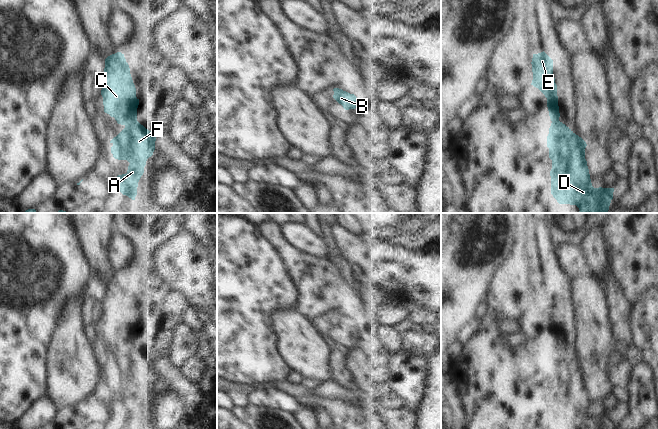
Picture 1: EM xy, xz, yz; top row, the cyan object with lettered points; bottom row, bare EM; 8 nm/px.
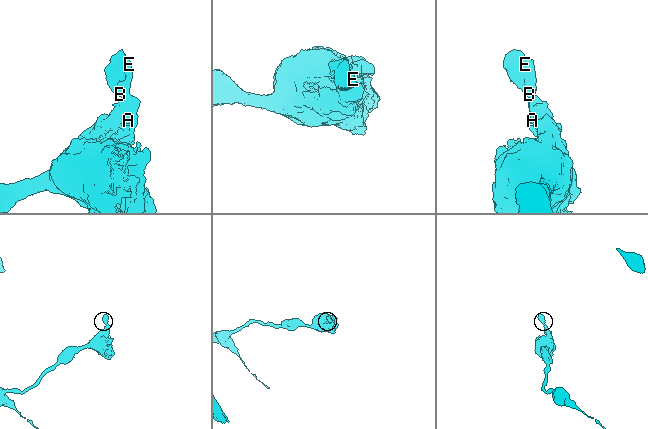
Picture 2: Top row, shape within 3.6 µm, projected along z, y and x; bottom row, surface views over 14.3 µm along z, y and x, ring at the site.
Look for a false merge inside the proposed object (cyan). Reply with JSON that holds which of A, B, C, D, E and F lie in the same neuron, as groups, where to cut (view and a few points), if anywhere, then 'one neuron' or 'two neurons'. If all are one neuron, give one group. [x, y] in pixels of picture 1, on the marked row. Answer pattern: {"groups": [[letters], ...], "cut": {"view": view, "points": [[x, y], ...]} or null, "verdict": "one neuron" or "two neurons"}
{"groups": [["A", "B", "C", "D", "E", "F"]], "cut": null, "verdict": "one neuron"}

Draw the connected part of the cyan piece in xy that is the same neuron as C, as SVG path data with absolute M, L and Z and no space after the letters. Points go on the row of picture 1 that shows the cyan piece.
M117 52L105 59L105 68L101 77L101 81L101 95L103 97L104 112L109 114L111 117L114 117L118 124L125 126L125 128L110 141L110 143L113 144L113 146L111 147L111 153L113 154L113 157L118 160L127 160L130 163L127 173L117 176L117 181L119 182L118 189L123 195L128 196L132 200L135 200L135 197L137 195L138 182L144 173L146 161L153 155L153 152L155 150L156 136L137 121L137 108L139 105L139 99L136 97L136 88L133 83L130 74L130 68L128 63L126 62L124 54Z

